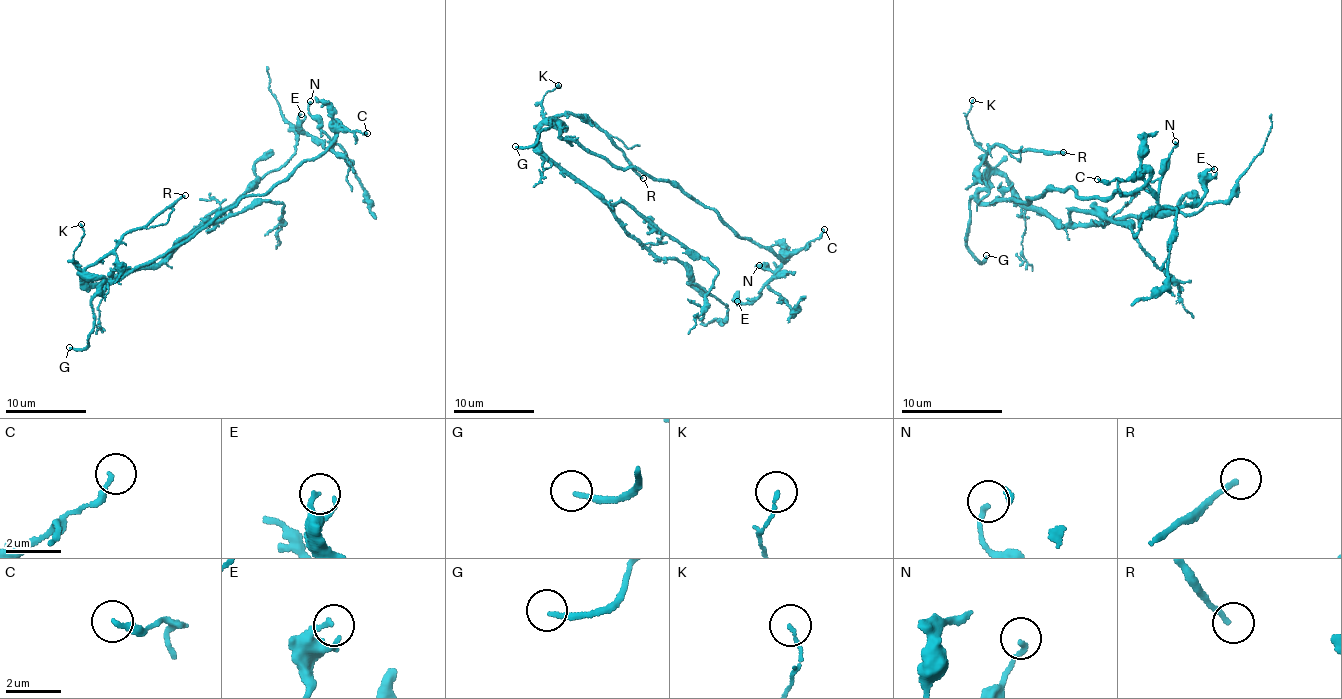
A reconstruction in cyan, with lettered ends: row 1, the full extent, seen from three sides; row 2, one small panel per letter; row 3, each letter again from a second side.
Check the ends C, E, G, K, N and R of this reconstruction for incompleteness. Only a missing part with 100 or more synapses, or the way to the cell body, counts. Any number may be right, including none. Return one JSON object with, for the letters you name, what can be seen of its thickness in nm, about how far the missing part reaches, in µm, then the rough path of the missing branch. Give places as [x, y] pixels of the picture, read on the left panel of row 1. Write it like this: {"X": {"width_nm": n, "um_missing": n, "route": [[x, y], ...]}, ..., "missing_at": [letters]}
{"G": {"width_nm": 180, "um_missing": 40}, "missing_at": ["G"]}

